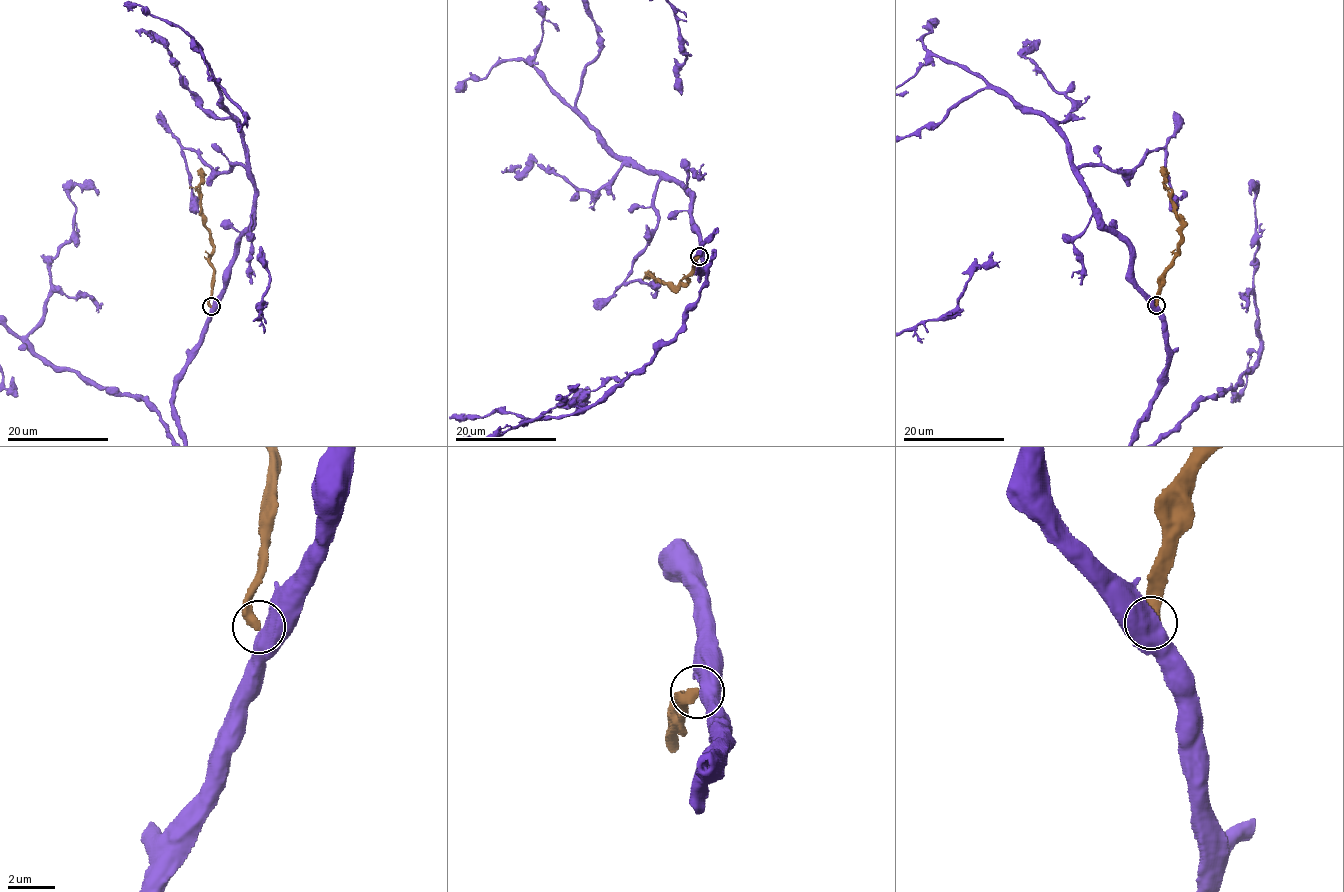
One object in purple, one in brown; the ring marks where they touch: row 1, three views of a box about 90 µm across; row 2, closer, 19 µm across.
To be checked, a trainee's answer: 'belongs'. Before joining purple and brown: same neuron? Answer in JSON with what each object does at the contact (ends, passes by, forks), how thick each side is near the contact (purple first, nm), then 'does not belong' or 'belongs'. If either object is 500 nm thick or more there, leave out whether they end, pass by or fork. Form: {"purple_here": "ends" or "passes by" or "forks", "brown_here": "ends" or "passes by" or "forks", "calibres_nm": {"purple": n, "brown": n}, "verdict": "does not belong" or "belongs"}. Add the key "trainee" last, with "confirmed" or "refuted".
{"calibres_nm": {"purple": 800, "brown": 440}, "verdict": "does not belong", "trainee": "refuted"}

